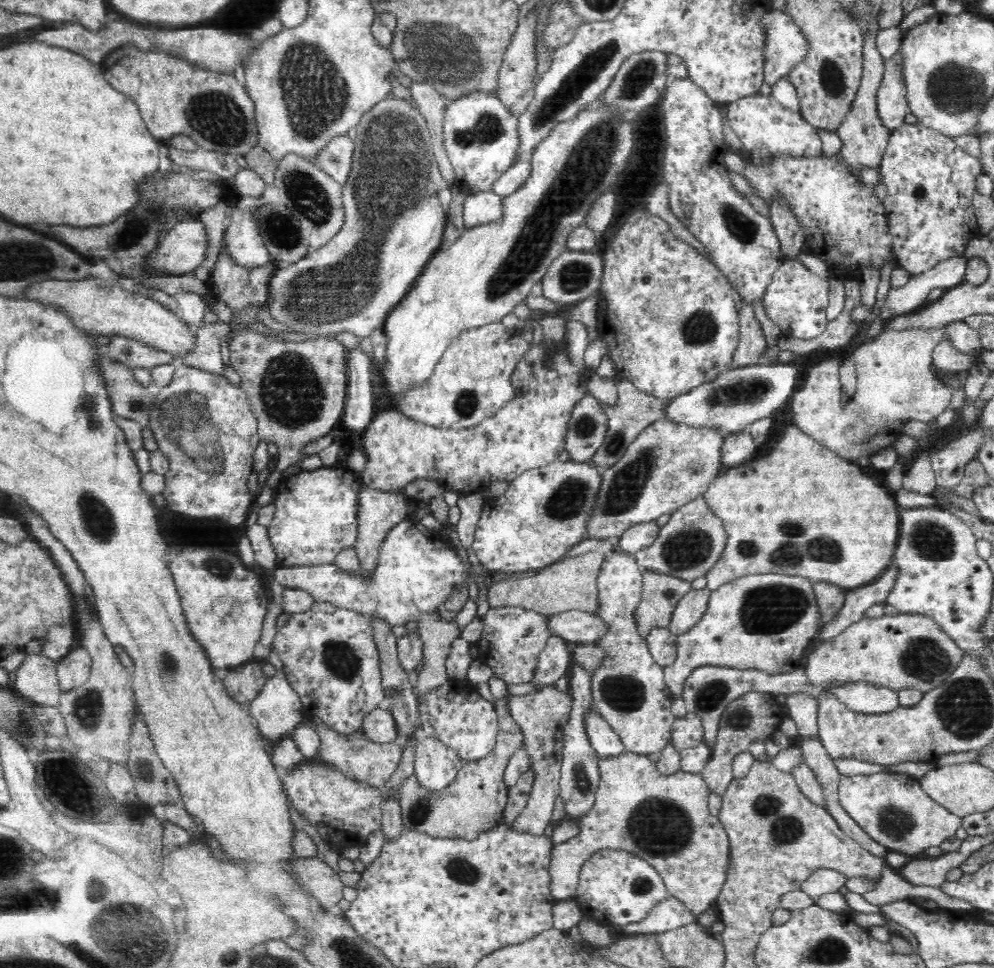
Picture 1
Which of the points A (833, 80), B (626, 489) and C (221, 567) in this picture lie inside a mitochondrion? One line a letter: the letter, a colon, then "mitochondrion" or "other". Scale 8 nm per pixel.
A: mitochondrion
B: mitochondrion
C: mitochondrion

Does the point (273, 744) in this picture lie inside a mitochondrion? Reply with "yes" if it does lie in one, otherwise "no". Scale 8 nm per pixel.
no

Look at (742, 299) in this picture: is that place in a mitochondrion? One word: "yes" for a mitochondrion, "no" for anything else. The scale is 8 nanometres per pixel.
no

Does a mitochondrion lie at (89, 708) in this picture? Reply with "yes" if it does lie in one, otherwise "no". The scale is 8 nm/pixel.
yes

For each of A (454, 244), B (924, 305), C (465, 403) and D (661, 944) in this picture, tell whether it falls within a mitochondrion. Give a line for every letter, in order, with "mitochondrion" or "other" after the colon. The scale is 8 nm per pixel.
A: other
B: other
C: mitochondrion
D: other

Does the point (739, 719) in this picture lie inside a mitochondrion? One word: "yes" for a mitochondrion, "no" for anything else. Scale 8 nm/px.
yes

